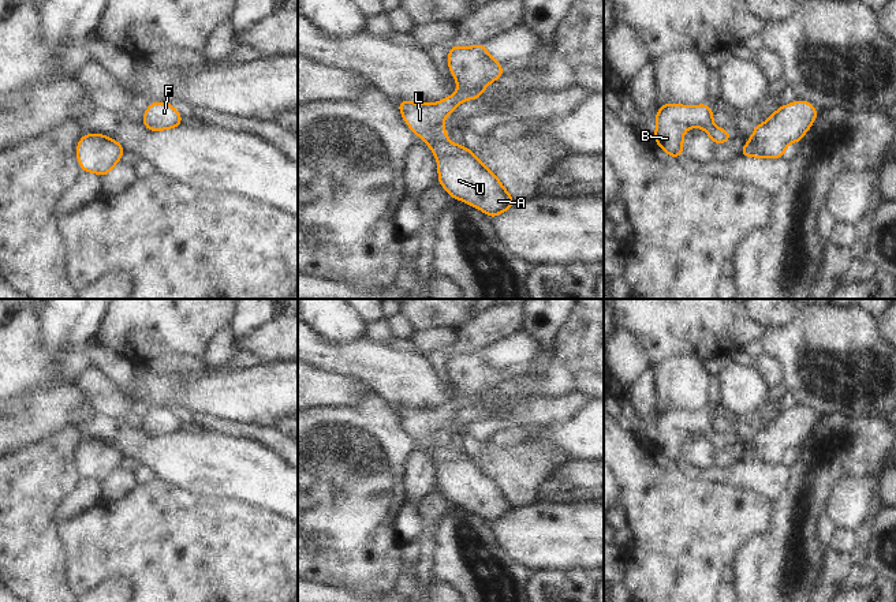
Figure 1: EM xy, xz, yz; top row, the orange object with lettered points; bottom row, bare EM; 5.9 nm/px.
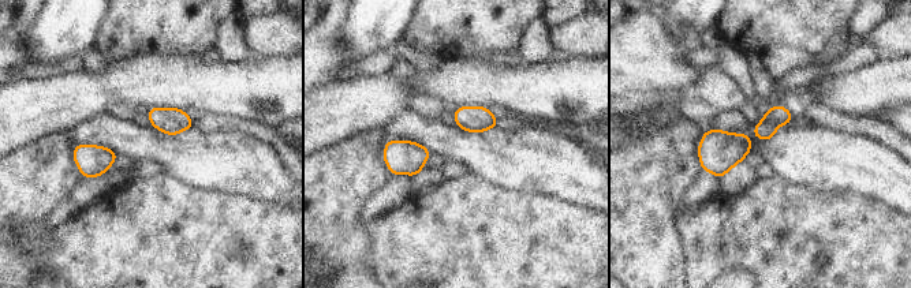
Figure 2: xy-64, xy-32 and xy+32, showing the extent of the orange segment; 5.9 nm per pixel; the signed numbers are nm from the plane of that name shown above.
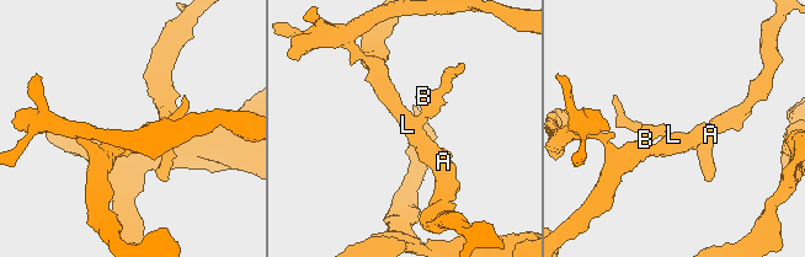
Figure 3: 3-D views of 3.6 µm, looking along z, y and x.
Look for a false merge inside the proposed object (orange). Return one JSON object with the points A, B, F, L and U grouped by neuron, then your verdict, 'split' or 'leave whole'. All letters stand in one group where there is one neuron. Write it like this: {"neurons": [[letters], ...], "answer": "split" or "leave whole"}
{"neurons": [["A", "B", "F", "L", "U"]], "answer": "leave whole"}

